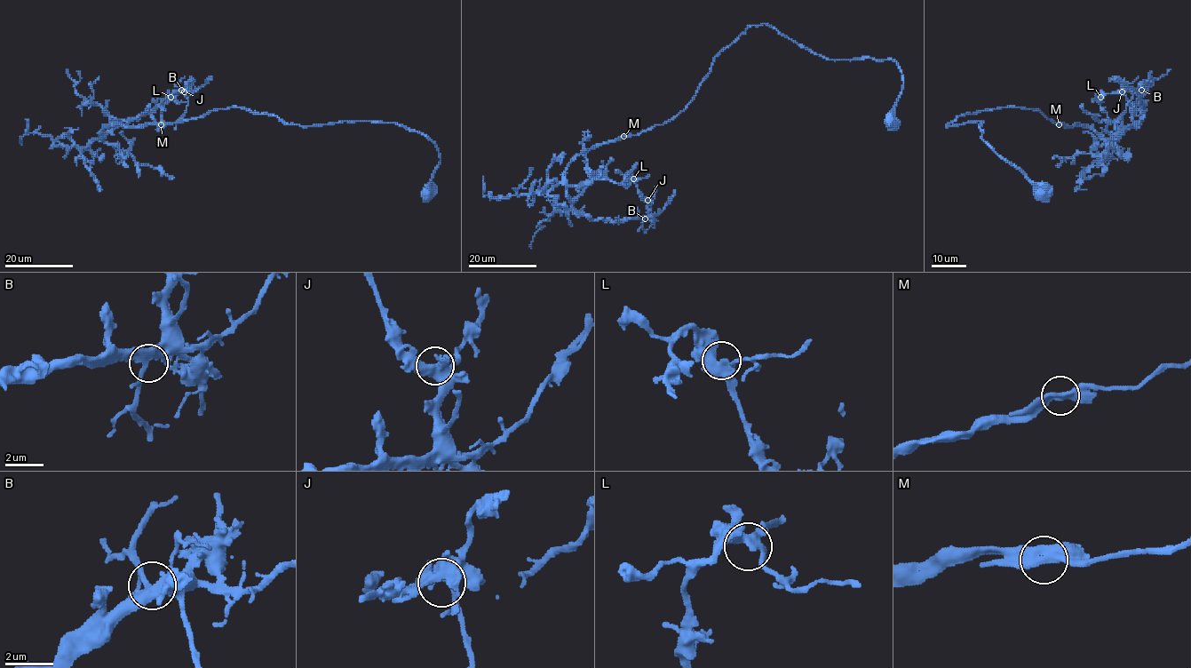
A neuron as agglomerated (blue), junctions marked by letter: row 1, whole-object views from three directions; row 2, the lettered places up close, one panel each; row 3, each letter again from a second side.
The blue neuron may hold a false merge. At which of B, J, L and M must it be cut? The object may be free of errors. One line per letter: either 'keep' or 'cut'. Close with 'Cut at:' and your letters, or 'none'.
B: keep
J: keep
L: keep
M: keep
Cut at: none

